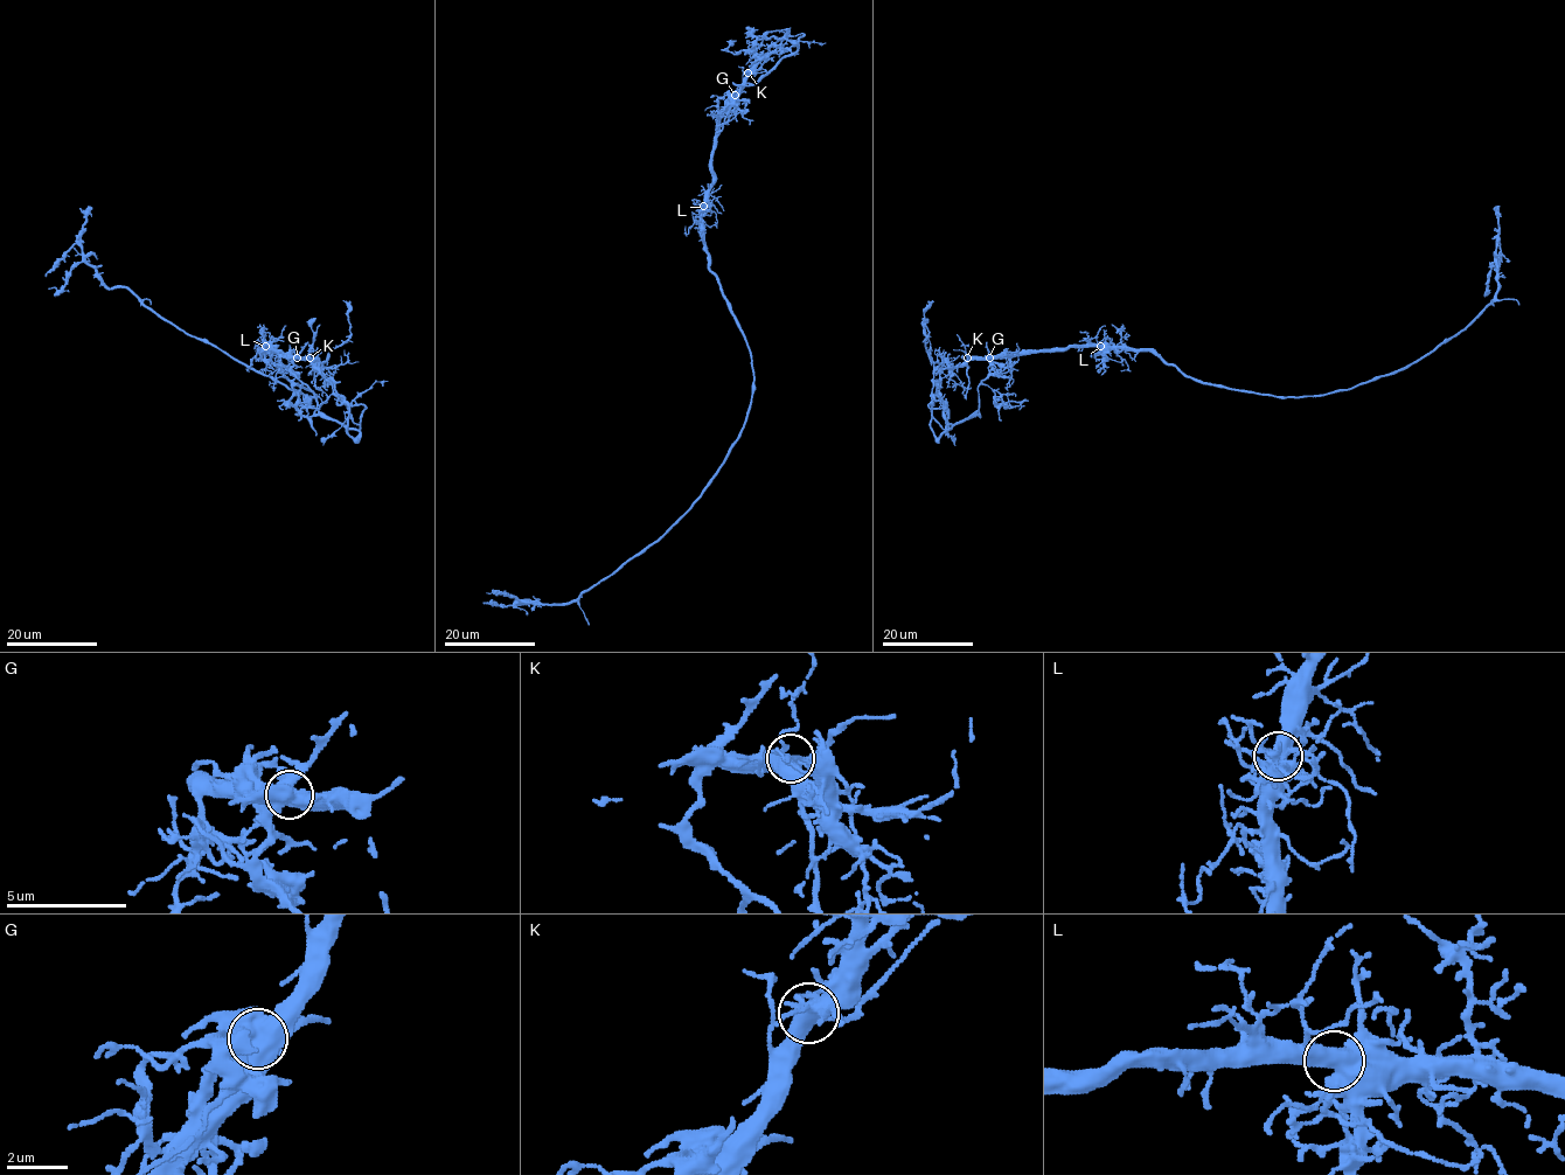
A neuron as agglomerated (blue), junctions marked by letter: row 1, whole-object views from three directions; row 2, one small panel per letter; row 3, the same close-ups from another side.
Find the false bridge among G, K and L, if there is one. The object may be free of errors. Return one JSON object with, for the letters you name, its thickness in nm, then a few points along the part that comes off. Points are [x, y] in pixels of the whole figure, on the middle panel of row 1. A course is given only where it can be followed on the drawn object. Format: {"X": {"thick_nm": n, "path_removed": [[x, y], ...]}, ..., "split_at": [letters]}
{"G": {"thick_nm": 700, "path_removed": [[735, 94], [729, 94], [755, 84], [790, 55], [802, 35], [757, 39], [786, 29], [781, 37]]}, "split_at": ["G"]}

